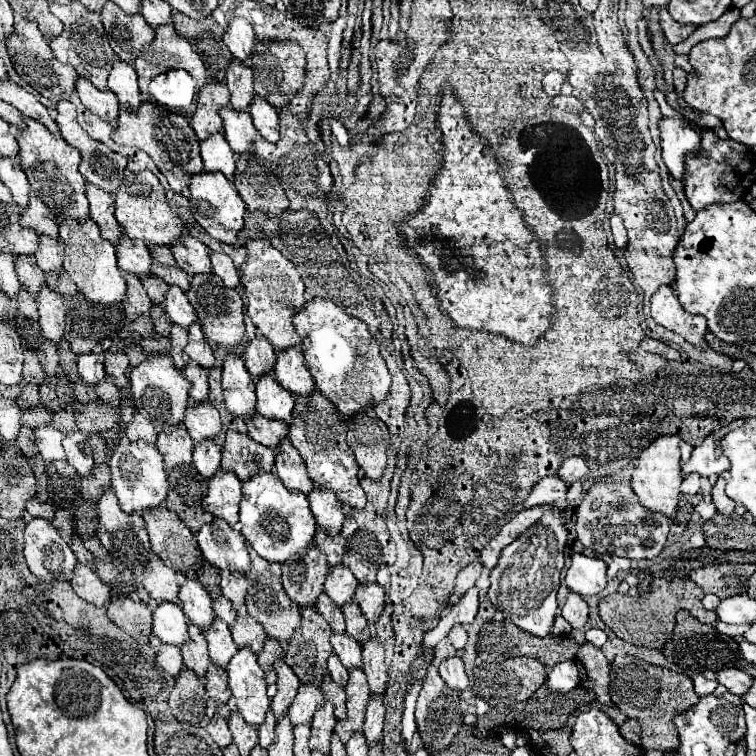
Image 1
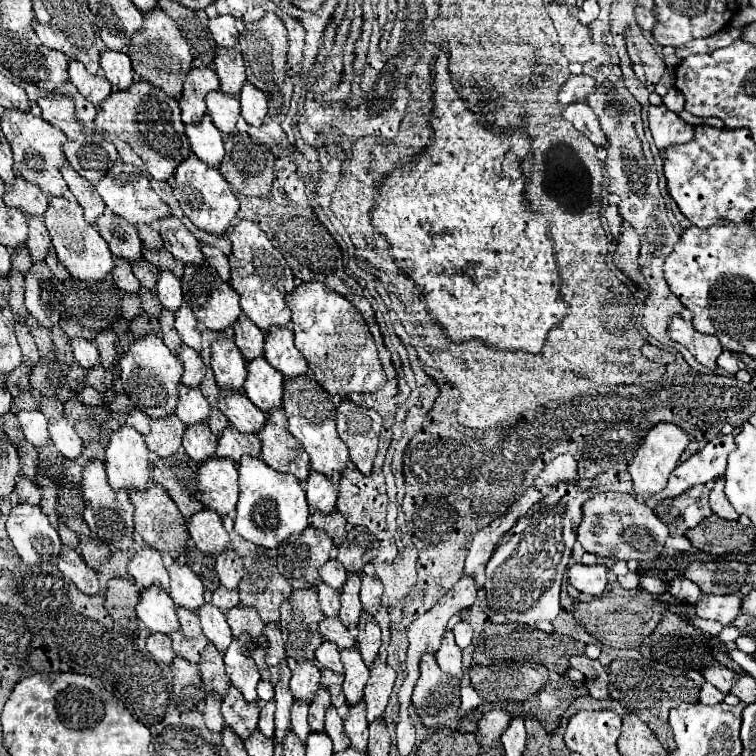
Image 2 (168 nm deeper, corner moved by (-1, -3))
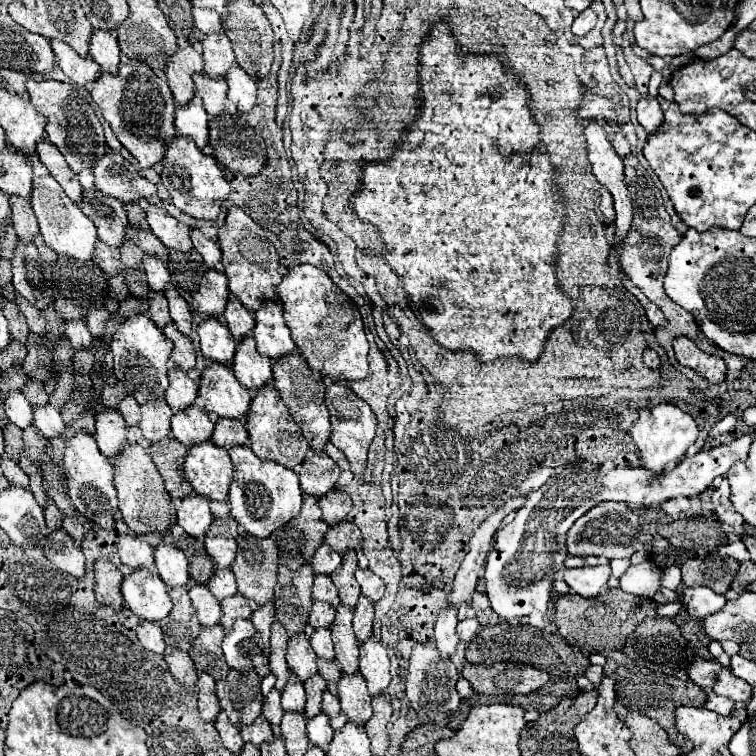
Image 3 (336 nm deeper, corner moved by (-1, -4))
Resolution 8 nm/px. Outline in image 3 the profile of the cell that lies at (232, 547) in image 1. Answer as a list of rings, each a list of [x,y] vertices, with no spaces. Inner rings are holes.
[[[191,494],[179,500],[177,504],[177,524],[185,530],[185,534],[203,538],[205,530],[209,528],[213,514],[209,510],[209,502],[205,496]]]

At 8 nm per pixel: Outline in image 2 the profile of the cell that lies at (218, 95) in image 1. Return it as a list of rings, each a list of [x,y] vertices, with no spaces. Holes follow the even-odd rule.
[[[193,67],[183,81],[183,97],[181,97],[181,111],[185,125],[199,125],[207,113],[205,97],[211,91],[219,91],[217,73],[209,67]]]

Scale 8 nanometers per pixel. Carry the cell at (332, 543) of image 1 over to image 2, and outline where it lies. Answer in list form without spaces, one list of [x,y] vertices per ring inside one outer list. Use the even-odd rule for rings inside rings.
[[[315,513],[311,519],[311,525],[325,531],[331,539],[333,539],[333,545],[339,547],[343,541],[345,541],[345,519],[341,513],[335,513],[335,515],[319,515]]]

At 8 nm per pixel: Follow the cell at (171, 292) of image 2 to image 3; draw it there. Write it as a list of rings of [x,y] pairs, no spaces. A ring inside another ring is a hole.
[[[147,254],[143,258],[143,270],[145,270],[147,282],[153,290],[165,290],[165,286],[169,282],[169,270],[167,270],[165,262],[159,256]]]

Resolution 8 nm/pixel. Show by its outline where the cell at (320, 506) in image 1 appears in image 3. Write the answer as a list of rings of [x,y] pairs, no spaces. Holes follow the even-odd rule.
[[[309,448],[301,464],[299,478],[301,490],[319,498],[335,488],[335,482],[339,478],[339,466],[329,458],[327,452],[315,452]]]

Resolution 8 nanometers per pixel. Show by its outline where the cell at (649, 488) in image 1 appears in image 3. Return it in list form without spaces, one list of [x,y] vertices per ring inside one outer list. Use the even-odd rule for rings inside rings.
[[[657,404],[653,408],[639,410],[637,422],[633,422],[631,426],[631,436],[639,446],[639,456],[643,458],[645,468],[655,474],[673,470],[685,458],[687,448],[697,440],[697,434],[699,434],[697,422],[687,412],[673,404]]]

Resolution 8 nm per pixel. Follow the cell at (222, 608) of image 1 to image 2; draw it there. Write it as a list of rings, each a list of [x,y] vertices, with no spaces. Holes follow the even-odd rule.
[[[217,587],[217,589],[213,591],[211,603],[213,603],[219,611],[227,613],[229,609],[233,609],[233,607],[239,605],[239,593],[237,593],[237,591],[227,591],[225,587]]]

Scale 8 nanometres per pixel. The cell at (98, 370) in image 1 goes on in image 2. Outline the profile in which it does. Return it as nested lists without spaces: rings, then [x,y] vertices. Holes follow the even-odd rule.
[[[73,339],[71,347],[73,347],[73,353],[75,353],[75,361],[83,369],[93,369],[99,363],[99,351],[97,351],[97,347],[91,341]]]

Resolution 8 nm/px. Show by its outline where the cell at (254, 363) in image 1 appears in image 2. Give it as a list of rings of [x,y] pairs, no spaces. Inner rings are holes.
[[[247,317],[235,321],[235,343],[247,361],[263,357],[265,347],[265,333]]]

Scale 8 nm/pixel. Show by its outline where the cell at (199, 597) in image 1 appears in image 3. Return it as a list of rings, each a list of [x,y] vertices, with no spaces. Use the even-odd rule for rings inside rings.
[[[159,542],[155,546],[155,568],[167,586],[189,588],[191,576],[187,572],[187,566],[189,566],[189,562],[177,546],[167,544],[167,542]]]

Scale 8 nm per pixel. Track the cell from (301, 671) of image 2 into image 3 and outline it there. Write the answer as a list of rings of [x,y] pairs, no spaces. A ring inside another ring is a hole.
[[[295,634],[287,646],[287,664],[299,676],[301,682],[317,672],[317,656],[309,644],[307,634]]]

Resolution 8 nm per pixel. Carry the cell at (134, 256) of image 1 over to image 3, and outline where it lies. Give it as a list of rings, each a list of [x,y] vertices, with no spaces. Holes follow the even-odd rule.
[[[79,172],[79,176],[83,178],[81,210],[97,226],[99,240],[103,240],[109,246],[121,246],[123,236],[125,236],[125,228],[129,224],[127,212],[125,212],[123,204],[119,204],[119,200],[103,194],[99,188],[95,188],[95,184],[89,184],[85,180],[87,174],[89,172]]]

